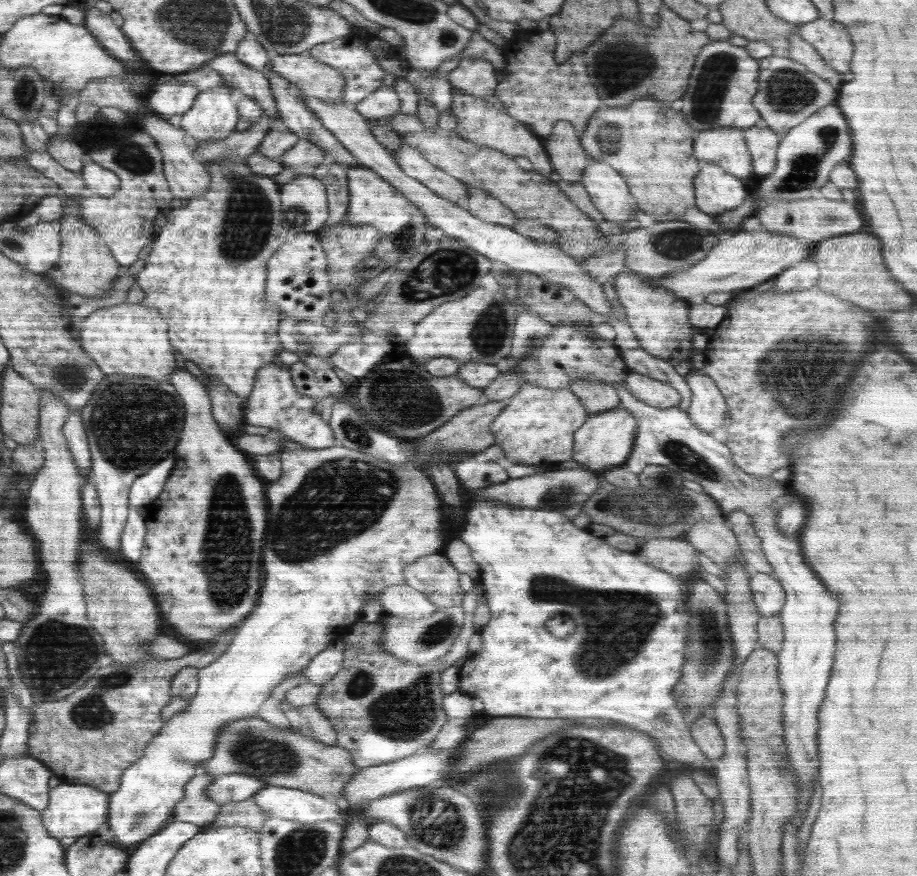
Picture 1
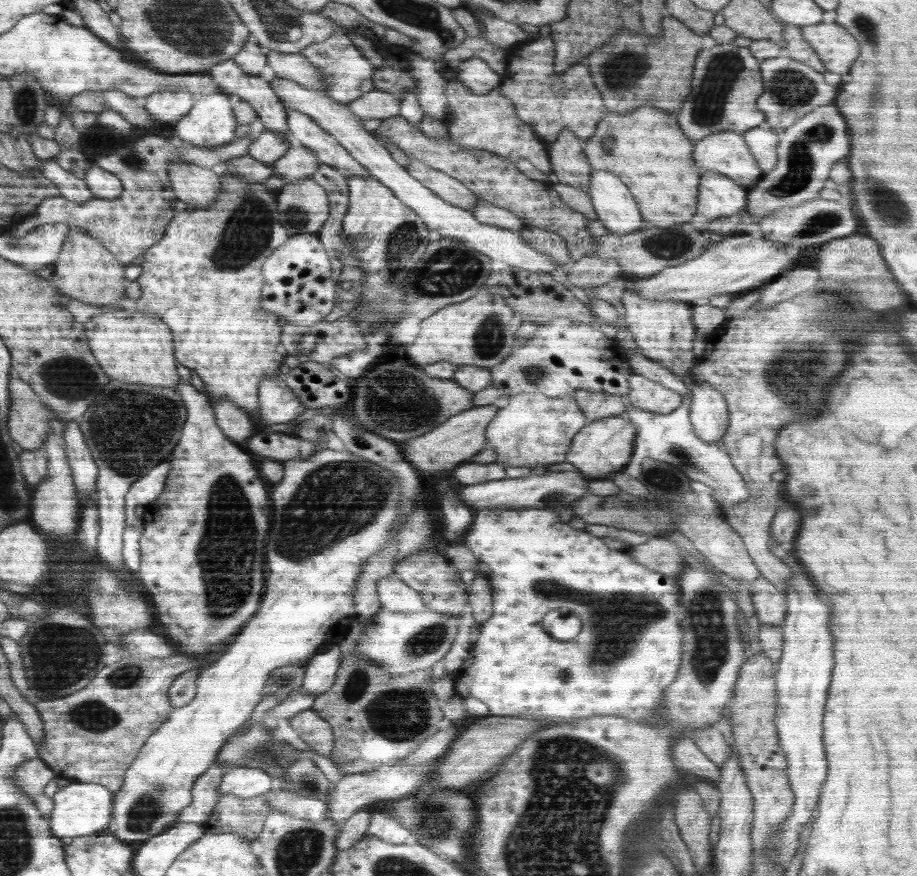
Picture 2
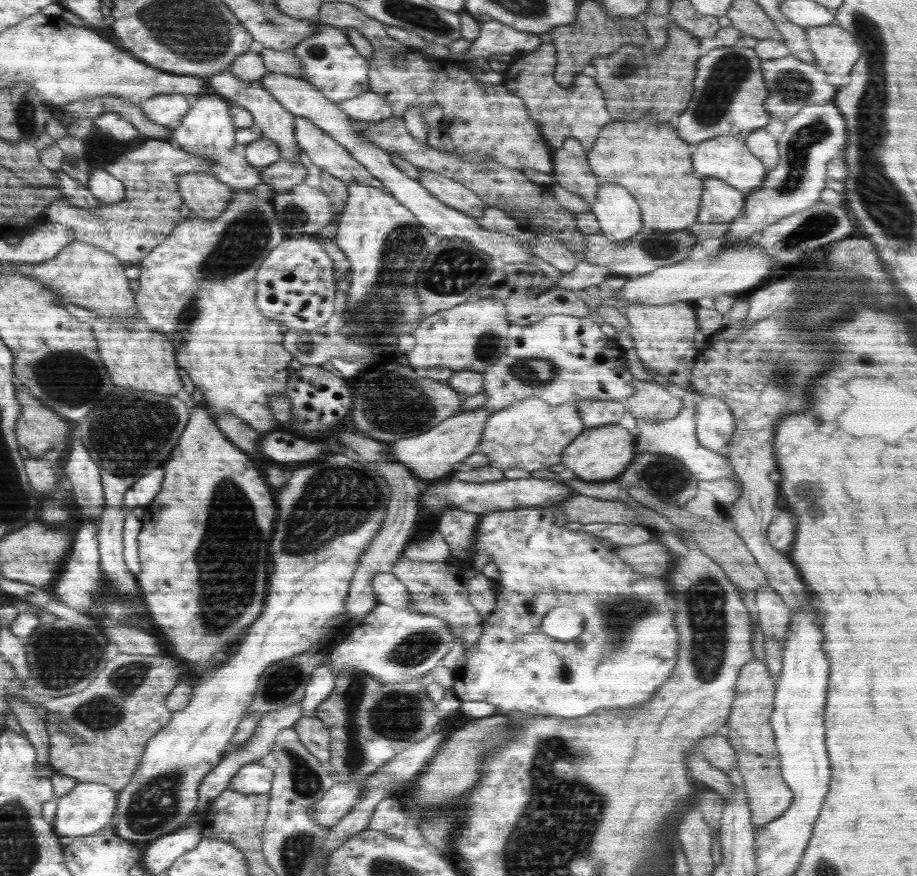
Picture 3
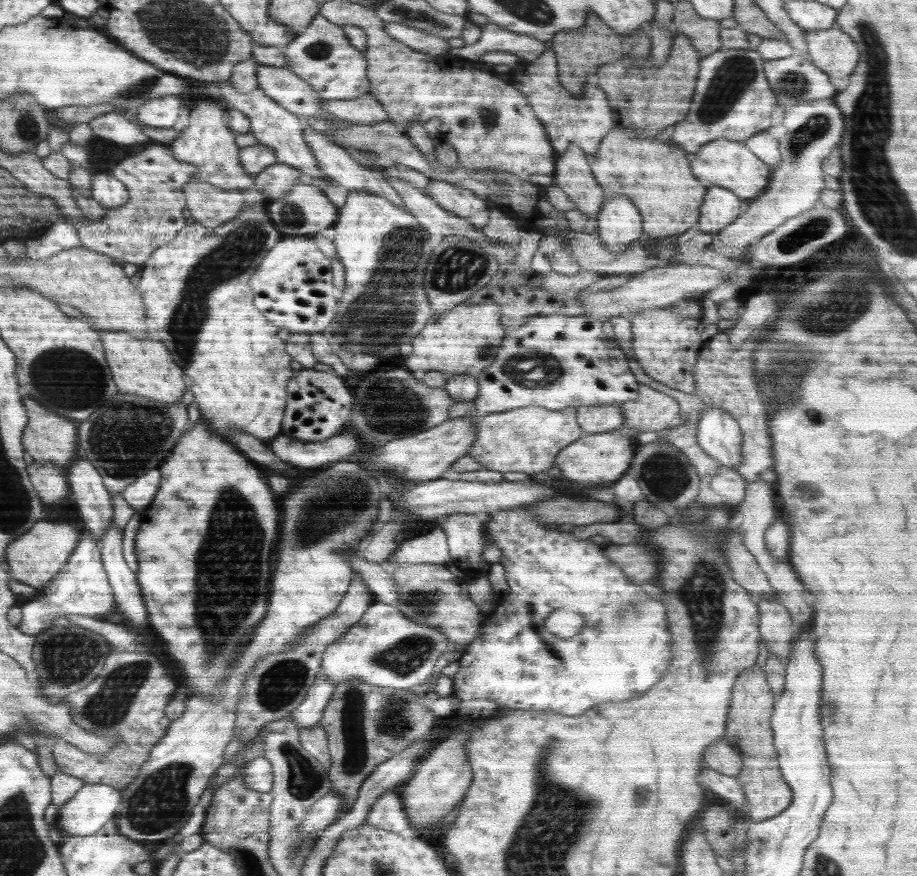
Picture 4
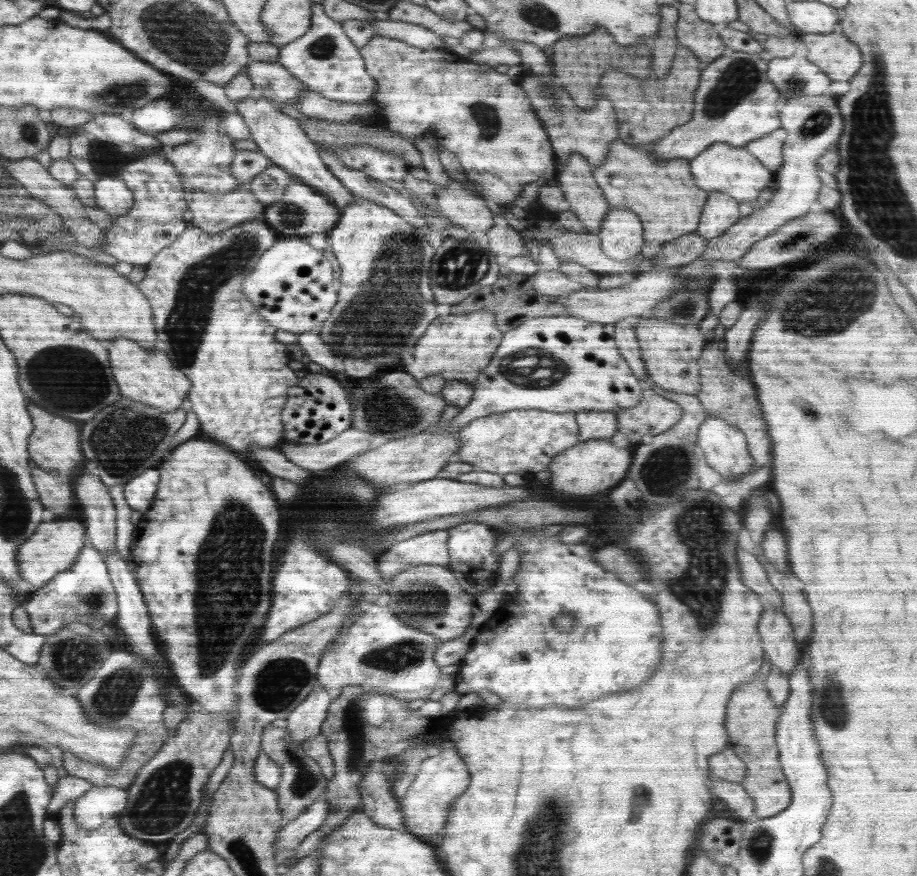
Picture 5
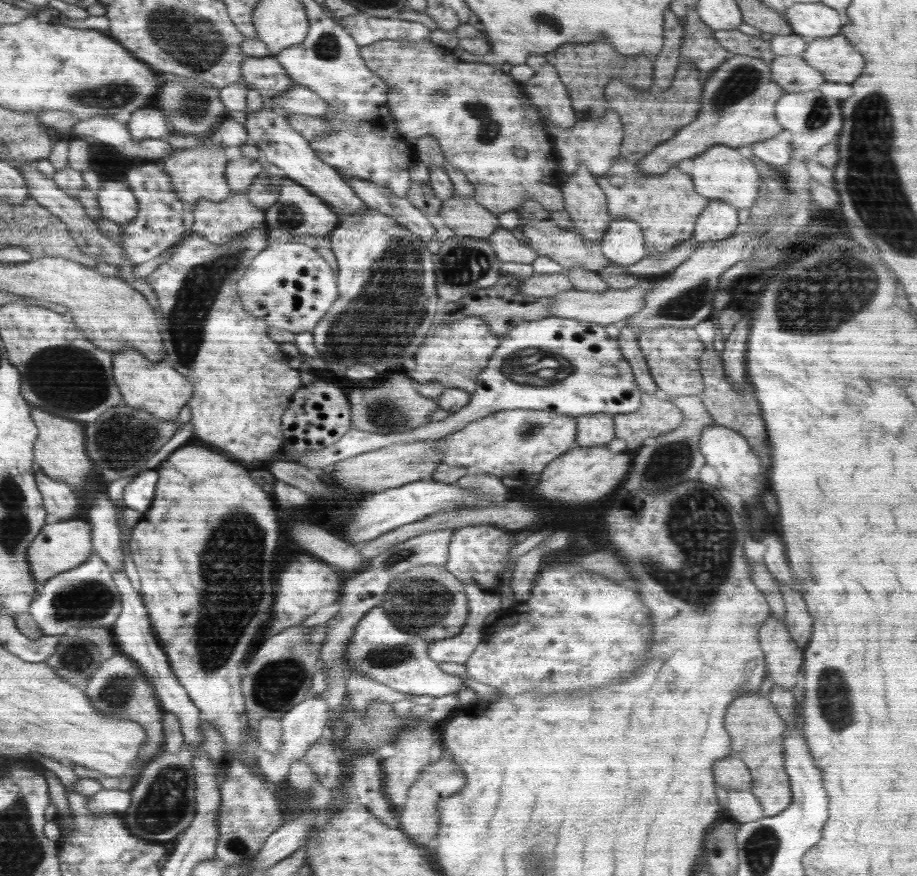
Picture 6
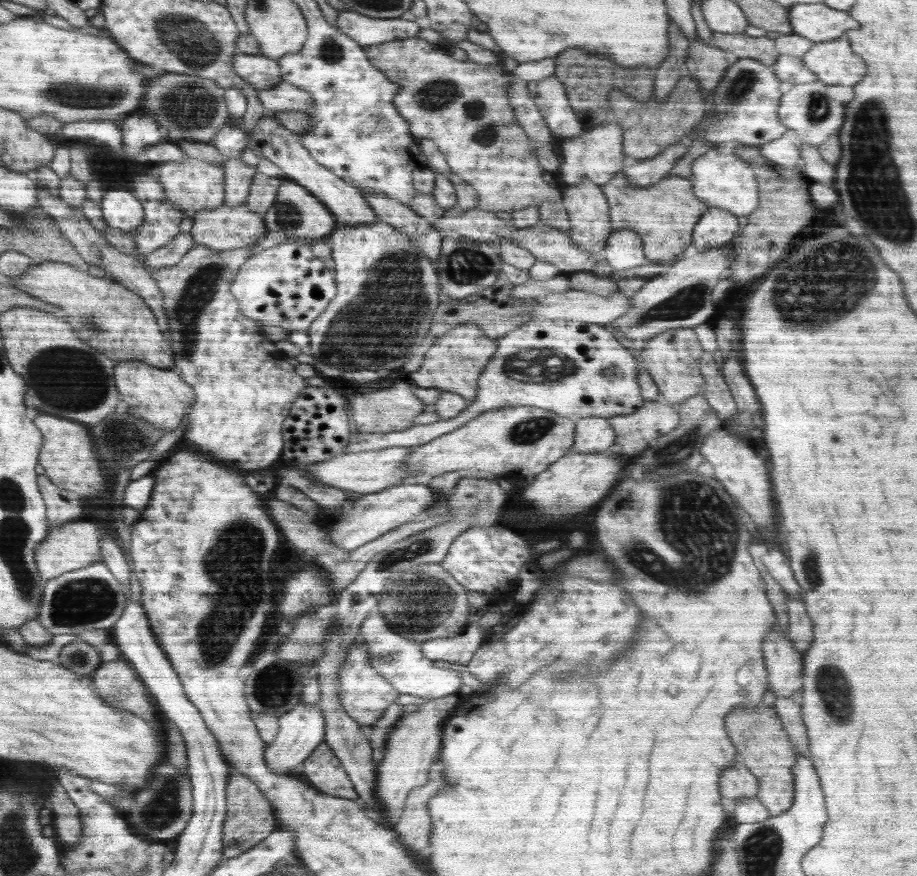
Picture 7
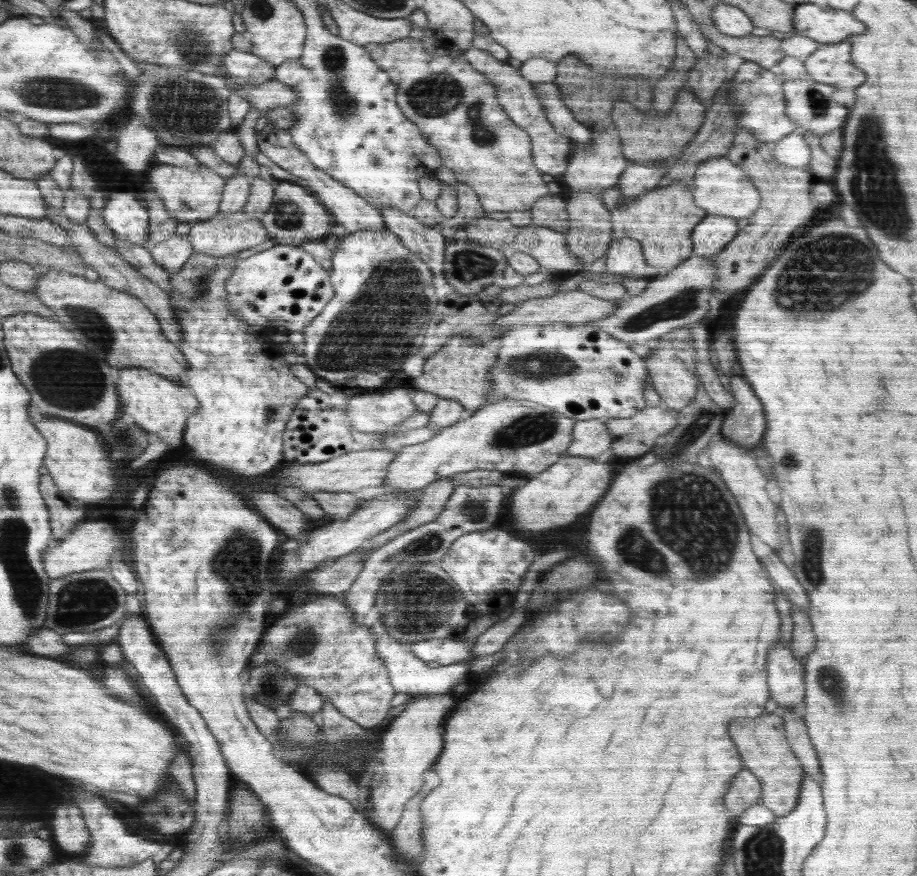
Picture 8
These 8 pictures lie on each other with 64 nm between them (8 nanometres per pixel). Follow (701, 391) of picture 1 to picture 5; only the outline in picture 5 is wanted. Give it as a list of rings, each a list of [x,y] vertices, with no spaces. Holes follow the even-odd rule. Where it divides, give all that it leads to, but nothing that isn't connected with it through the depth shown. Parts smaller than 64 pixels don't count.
[[[708,416],[700,424],[695,441],[708,466],[719,472],[724,480],[742,478],[754,466],[744,433],[722,418]]]

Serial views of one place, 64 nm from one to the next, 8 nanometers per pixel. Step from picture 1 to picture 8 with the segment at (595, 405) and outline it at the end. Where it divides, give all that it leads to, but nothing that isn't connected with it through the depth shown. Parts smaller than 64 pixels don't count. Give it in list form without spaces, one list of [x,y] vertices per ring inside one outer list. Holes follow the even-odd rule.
[[[605,420],[575,421],[572,442],[565,454],[568,456],[586,456],[592,460],[599,460],[607,457],[611,444],[612,436],[606,428]]]

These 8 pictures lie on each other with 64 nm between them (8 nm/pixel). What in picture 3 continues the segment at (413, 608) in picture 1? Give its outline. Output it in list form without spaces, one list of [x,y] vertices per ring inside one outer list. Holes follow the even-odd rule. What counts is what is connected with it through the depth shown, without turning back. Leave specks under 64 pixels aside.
[[[391,572],[374,574],[372,586],[374,586],[374,592],[377,594],[378,603],[396,609],[412,607],[413,601],[410,598],[410,592]]]

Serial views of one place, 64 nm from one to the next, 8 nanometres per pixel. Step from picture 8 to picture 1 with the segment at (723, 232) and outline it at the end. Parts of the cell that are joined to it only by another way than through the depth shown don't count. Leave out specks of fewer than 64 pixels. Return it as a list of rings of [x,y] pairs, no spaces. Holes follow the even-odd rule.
[[[705,163],[694,176],[695,207],[709,214],[713,218],[723,219],[728,211],[738,208],[746,200],[748,188],[741,182],[740,178],[728,174],[718,164]]]

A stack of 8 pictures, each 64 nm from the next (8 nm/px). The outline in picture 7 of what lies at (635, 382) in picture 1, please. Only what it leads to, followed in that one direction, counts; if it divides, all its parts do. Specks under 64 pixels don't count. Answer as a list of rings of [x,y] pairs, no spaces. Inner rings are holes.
[[[646,401],[636,412],[610,417],[608,422],[615,432],[615,444],[620,446],[618,454],[626,457],[640,454],[655,438],[672,432],[680,416],[677,407]]]

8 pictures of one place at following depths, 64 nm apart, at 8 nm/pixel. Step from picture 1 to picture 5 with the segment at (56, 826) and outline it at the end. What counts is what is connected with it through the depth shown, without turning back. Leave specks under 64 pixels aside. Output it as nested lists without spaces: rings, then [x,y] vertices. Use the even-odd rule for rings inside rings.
[[[94,786],[84,792],[75,804],[75,821],[80,829],[92,831],[124,812],[128,803],[127,789]]]

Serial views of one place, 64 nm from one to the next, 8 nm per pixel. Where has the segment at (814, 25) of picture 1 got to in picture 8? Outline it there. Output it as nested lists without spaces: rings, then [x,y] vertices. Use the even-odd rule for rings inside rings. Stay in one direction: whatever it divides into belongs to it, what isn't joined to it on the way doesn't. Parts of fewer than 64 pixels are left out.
[[[848,40],[819,44],[818,50],[804,60],[808,75],[835,88],[854,90],[864,84],[864,74],[852,64],[851,43]]]

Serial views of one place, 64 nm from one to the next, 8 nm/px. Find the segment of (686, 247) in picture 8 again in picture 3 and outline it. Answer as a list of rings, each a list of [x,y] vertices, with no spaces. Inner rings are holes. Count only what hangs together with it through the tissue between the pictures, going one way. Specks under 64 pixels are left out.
[[[645,115],[634,122],[616,120],[608,122],[600,131],[594,146],[587,151],[587,159],[599,182],[620,184],[632,194],[639,206],[643,230],[652,232],[684,230],[696,222],[700,196],[704,192],[703,181],[695,174],[692,166],[691,156],[695,151],[695,145],[680,140],[673,121],[660,123],[656,122],[656,118],[656,116]]]

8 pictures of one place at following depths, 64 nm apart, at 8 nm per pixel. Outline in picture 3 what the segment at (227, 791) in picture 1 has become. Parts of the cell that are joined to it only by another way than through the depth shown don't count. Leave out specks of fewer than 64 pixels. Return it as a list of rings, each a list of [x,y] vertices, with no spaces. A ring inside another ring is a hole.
[[[259,761],[242,766],[226,787],[232,787],[240,793],[266,794],[271,790],[272,771]]]

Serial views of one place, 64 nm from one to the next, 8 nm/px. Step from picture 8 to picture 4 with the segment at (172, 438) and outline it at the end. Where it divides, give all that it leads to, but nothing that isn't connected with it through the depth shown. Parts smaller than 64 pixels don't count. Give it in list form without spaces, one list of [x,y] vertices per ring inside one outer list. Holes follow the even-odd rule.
[[[100,331],[100,336],[106,347],[108,364],[112,364],[110,366],[112,378],[115,384],[119,385],[120,392],[146,397],[164,405],[180,402],[189,388],[189,380],[185,372],[172,360],[171,353],[164,344],[156,343],[150,338],[139,340],[124,332],[102,333]]]

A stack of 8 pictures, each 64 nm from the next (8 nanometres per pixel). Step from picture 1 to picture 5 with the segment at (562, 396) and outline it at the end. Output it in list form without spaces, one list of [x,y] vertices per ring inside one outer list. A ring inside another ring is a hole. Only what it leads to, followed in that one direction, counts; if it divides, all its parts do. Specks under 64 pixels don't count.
[[[540,409],[510,410],[490,414],[473,420],[456,433],[460,449],[452,460],[468,462],[478,471],[494,474],[526,474],[532,477],[537,472],[548,470],[552,459],[560,452],[579,442],[575,413],[552,413]]]

